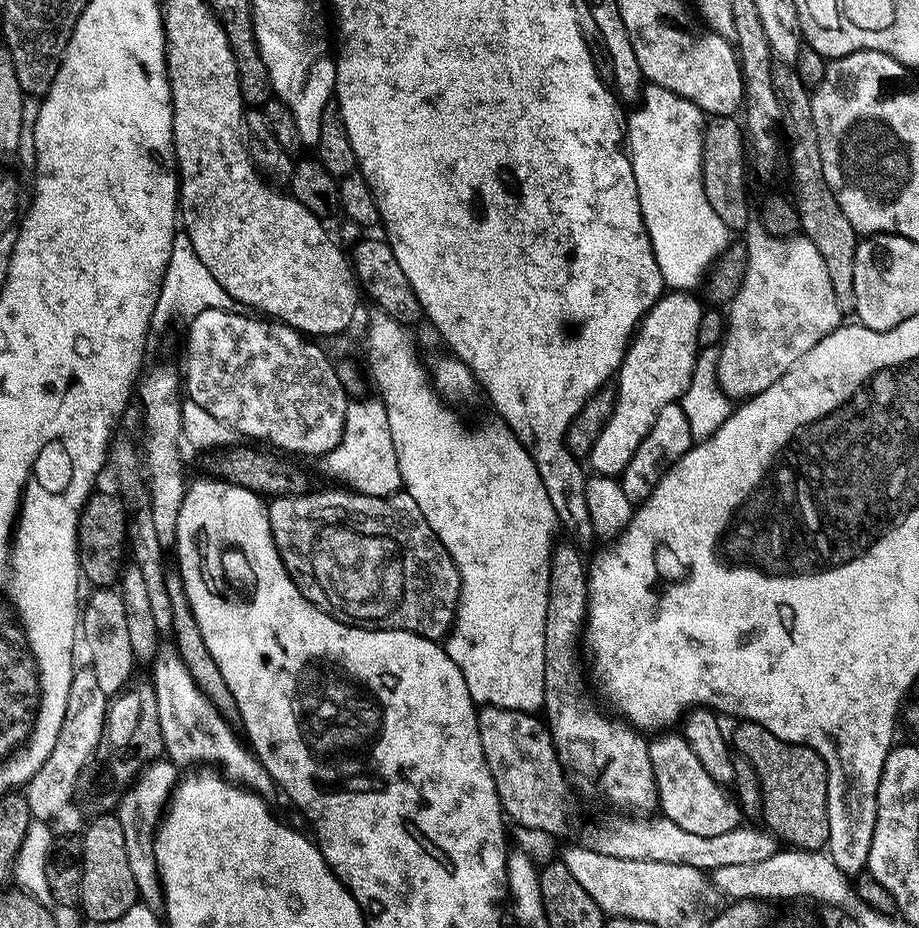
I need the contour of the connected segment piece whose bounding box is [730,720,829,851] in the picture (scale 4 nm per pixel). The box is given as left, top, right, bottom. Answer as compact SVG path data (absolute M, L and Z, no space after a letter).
M749 720L739 721L730 742L733 749L746 757L756 770L763 823L791 847L825 849L829 838L828 771L821 756L813 748L778 739L765 727Z

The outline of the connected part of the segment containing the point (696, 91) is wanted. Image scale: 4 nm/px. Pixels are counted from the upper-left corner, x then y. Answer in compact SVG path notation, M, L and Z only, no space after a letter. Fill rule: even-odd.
M700 30L700 40L688 40L688 36L676 36L676 32L652 32L652 44L644 44L638 66L648 84L657 84L694 102L709 117L739 113L745 103L744 75L740 73L740 57L736 55L733 41L711 30Z

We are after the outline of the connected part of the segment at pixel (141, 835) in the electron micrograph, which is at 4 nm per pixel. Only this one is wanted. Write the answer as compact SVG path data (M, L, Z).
M167 758L153 760L147 764L140 775L129 784L120 803L114 809L114 815L122 826L122 835L126 838L126 859L130 861L130 874L134 874L134 886L139 899L149 908L156 910L161 907L164 892L160 889L160 875L154 858L154 838L156 827L160 825L160 817L178 783L177 765Z

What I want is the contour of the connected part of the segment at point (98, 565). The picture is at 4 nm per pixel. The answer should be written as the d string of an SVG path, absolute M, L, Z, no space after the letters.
M93 491L82 506L78 518L75 551L80 556L80 574L92 583L93 589L111 588L119 581L122 571L120 559L125 559L128 541L128 512L119 495Z

